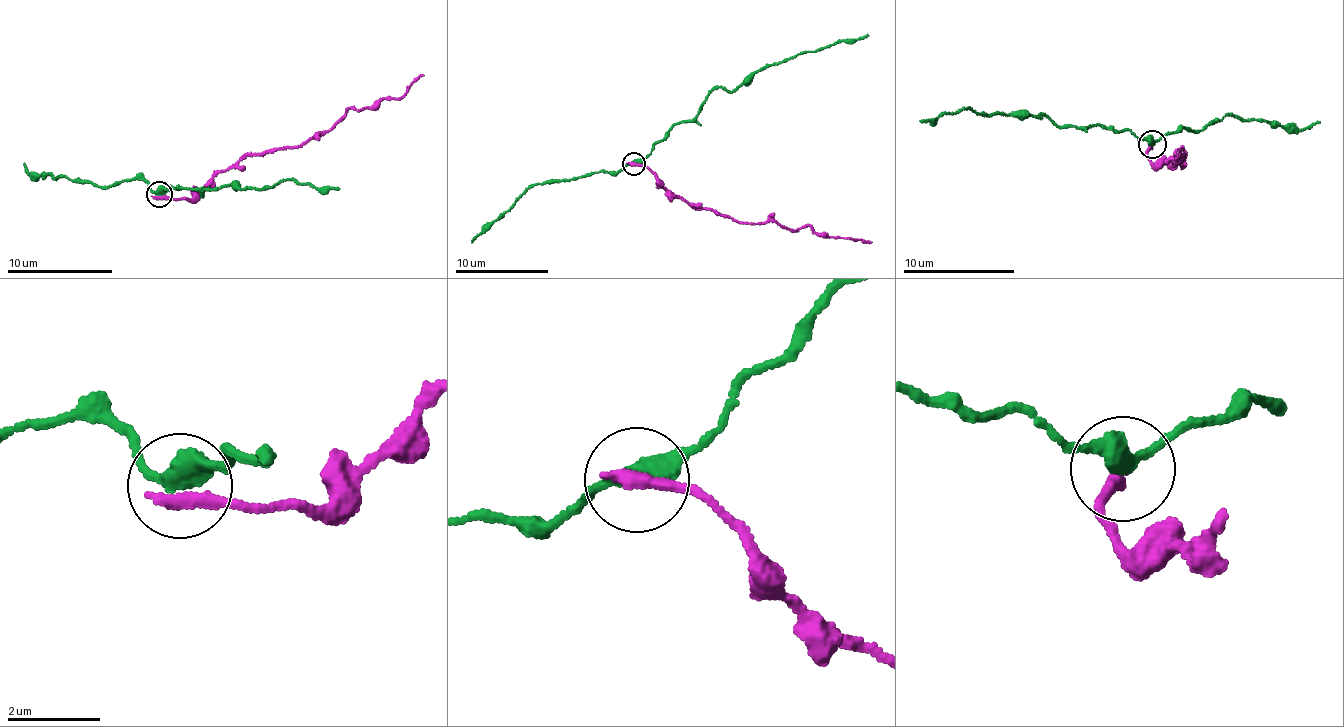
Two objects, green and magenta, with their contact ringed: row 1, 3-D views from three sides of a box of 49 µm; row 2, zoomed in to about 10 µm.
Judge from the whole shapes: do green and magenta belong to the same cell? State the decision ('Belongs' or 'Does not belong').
Does not belong

